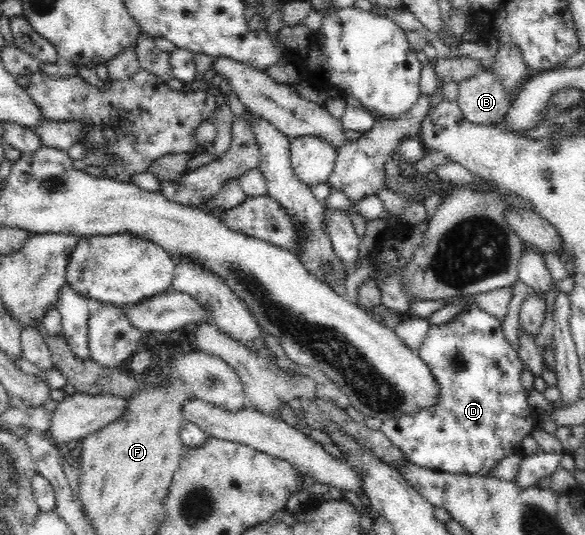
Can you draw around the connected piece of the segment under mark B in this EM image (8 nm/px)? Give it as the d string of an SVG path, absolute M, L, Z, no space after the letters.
M483 69L458 81L458 91L456 102L463 118L481 126L499 125L510 111L514 97L503 89L493 72Z

